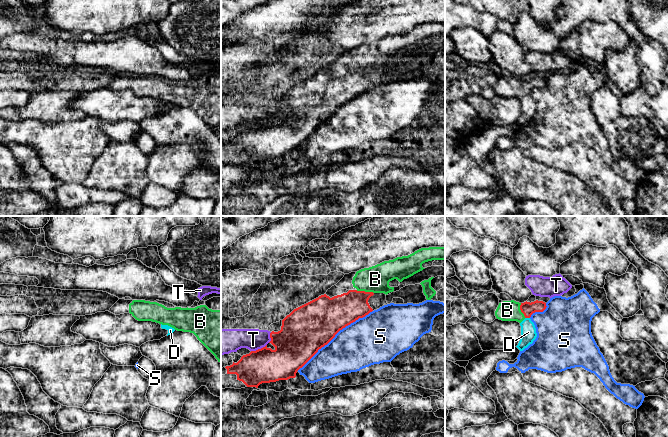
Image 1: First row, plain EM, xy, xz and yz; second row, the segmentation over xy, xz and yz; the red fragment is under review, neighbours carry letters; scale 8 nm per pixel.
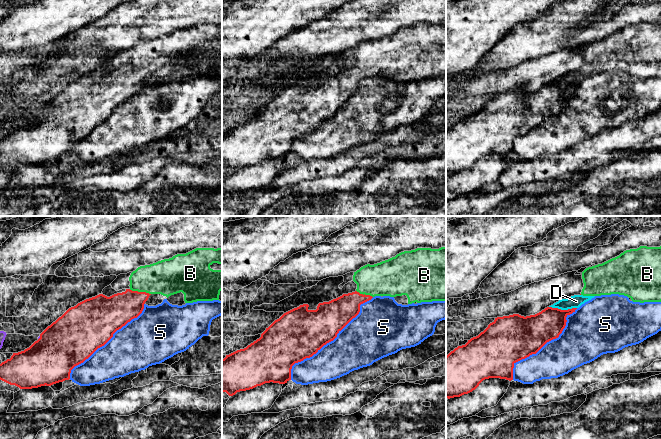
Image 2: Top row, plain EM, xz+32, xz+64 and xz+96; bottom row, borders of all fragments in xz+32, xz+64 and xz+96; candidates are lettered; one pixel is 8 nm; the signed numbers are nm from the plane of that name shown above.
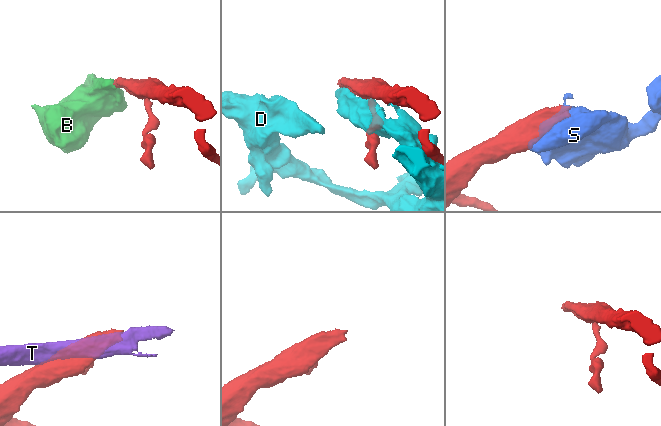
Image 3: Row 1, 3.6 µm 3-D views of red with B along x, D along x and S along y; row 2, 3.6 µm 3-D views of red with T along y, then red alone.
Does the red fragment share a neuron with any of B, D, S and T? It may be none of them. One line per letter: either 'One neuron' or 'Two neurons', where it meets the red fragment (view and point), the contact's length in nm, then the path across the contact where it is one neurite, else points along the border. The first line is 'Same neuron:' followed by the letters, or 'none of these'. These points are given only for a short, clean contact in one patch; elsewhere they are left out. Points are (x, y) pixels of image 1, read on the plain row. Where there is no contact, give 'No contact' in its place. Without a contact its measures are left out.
Same neuron: B
B: One neuron. Touches red at xz (364, 67). Shared border 150 nm. Path across: xz (340, 87), (347, 84), (364, 67), (375, 55)
D: Two neurons. Touches red at yz (527, 93). Shared border 40 nm
S: Two neurons. Touches red at xz (334, 112). Shared border 800 nm
T: Two neurons. Touches red at xz (258, 125). Shared border 140 nm

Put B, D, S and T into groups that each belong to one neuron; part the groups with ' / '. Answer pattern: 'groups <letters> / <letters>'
groups B / D / S / T

